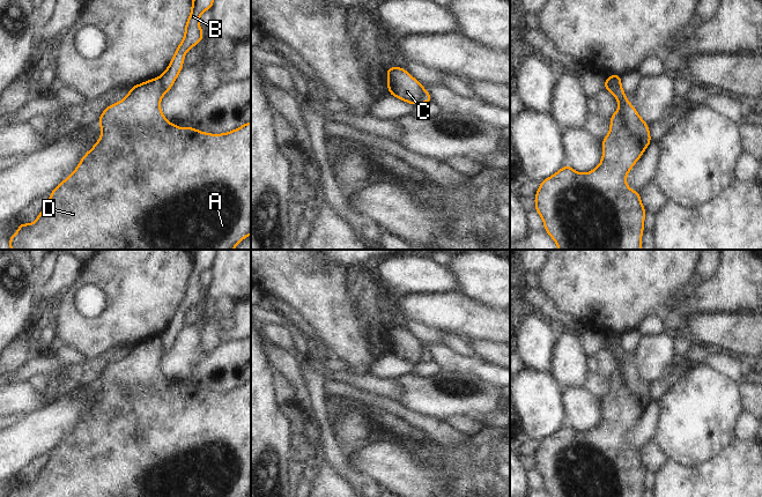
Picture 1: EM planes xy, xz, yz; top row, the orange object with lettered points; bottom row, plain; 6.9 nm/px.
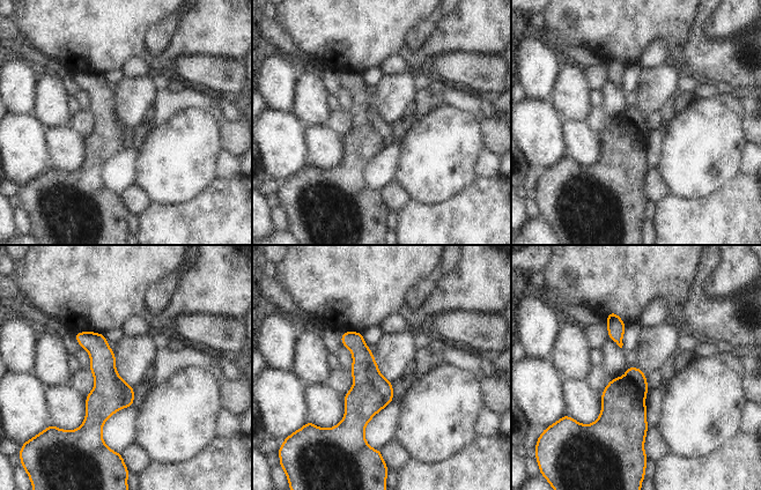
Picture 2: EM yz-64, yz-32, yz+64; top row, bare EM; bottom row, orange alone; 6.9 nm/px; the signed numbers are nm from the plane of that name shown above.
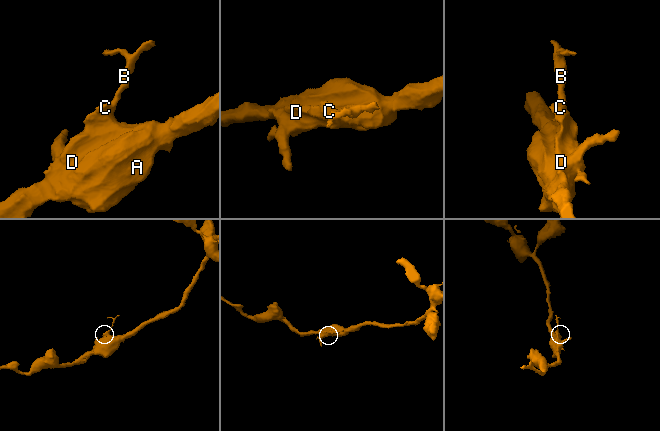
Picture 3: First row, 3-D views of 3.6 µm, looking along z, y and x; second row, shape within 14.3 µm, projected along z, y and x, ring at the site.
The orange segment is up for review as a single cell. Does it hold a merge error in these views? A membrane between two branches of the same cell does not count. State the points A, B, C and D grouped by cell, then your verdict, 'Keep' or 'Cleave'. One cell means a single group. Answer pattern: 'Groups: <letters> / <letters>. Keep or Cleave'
Groups: A C D / B. Cleave

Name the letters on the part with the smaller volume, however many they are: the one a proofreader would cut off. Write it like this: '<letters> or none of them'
B

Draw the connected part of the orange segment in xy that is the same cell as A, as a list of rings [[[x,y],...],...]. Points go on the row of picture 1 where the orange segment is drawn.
[[[155,77],[130,88],[130,94],[118,103],[108,105],[102,116],[97,119],[102,127],[102,134],[95,146],[84,154],[80,160],[79,165],[72,175],[61,181],[51,193],[50,199],[37,216],[34,224],[19,223],[17,232],[10,233],[9,246],[10,250],[234,250],[245,237],[251,235],[251,121],[243,126],[223,134],[209,134],[200,132],[194,127],[178,128],[178,125],[170,124],[164,114],[161,112],[162,99],[162,83],[160,77]]]

